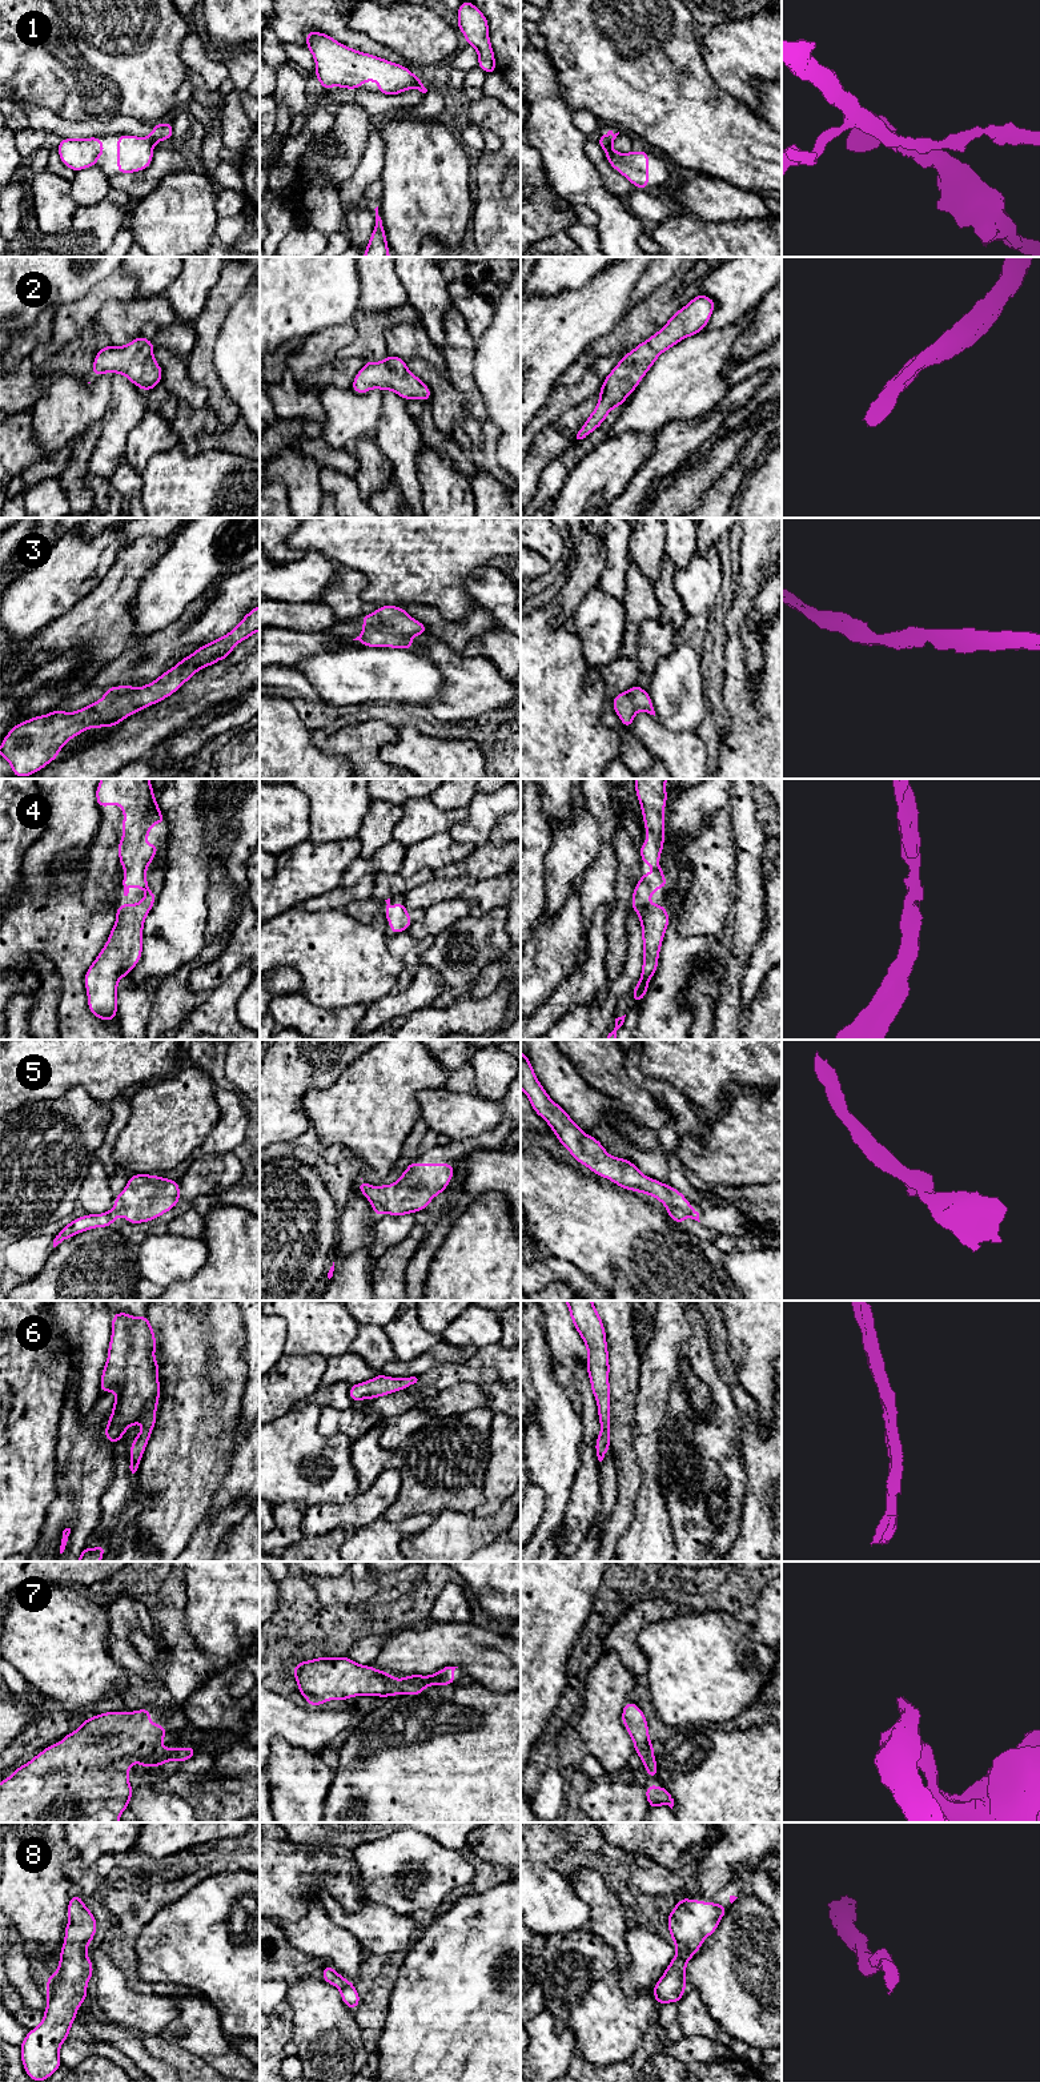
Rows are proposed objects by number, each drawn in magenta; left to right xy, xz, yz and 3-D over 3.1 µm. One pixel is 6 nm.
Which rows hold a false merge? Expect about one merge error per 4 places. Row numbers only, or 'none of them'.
1

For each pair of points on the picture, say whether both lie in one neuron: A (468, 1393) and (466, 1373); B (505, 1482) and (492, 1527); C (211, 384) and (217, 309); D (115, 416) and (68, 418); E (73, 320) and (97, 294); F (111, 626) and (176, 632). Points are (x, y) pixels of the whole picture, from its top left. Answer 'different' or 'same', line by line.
A: different
B: different
C: same
D: different
E: same
F: different

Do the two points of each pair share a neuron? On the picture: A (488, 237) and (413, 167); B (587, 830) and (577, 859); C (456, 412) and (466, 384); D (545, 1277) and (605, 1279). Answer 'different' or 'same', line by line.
A: different
B: same
C: different
D: different

